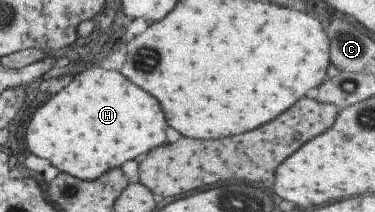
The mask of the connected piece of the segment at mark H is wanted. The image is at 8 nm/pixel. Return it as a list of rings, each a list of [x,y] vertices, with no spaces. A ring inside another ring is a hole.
[[[93,65],[73,76],[71,82],[43,103],[25,129],[25,145],[29,153],[47,159],[59,172],[65,172],[80,180],[94,180],[113,168],[120,168],[129,159],[140,159],[149,150],[163,145],[165,119],[159,103],[144,89],[131,83],[121,72],[104,70]]]

